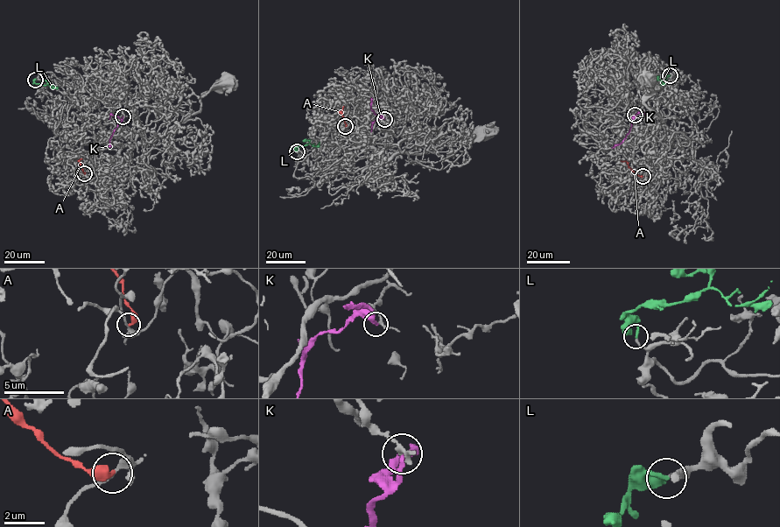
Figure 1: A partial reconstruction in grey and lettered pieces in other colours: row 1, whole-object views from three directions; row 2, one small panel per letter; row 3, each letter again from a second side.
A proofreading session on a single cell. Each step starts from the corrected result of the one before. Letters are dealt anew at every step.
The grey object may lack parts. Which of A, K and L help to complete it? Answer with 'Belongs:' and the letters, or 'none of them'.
Belongs: L

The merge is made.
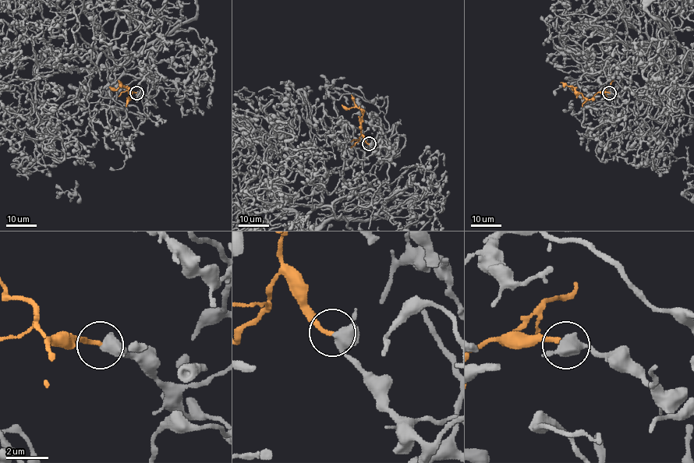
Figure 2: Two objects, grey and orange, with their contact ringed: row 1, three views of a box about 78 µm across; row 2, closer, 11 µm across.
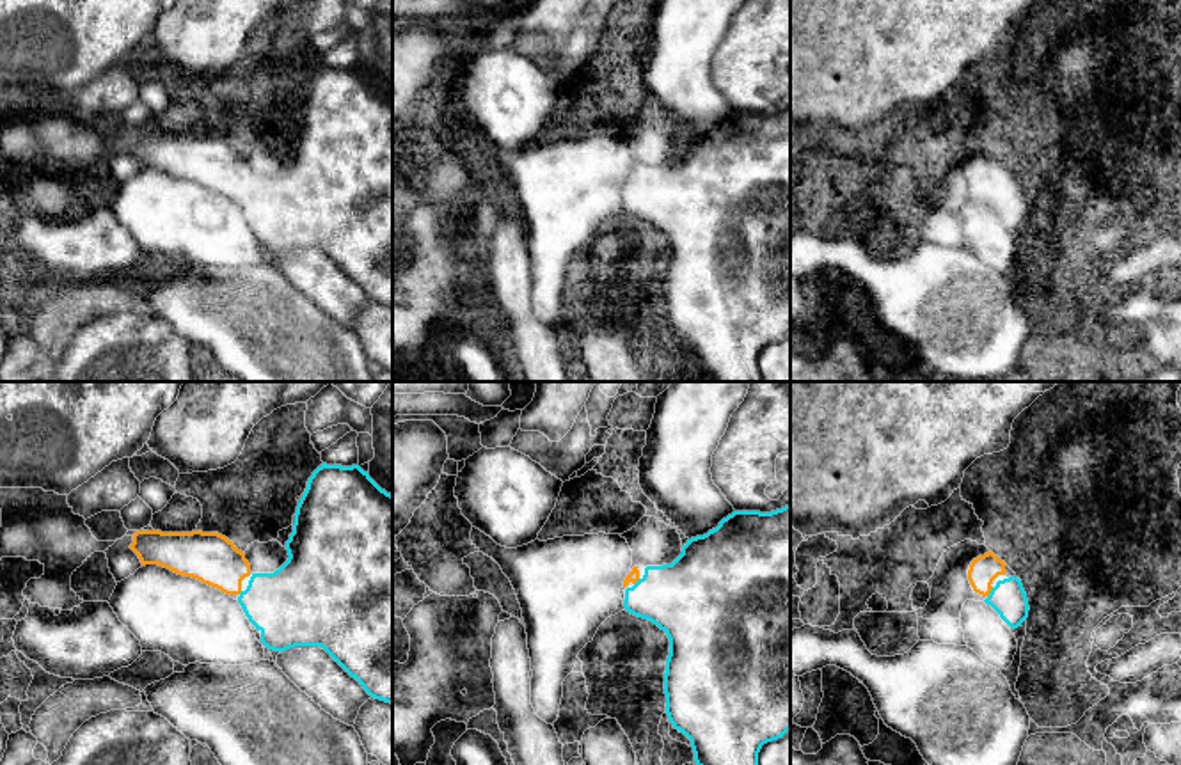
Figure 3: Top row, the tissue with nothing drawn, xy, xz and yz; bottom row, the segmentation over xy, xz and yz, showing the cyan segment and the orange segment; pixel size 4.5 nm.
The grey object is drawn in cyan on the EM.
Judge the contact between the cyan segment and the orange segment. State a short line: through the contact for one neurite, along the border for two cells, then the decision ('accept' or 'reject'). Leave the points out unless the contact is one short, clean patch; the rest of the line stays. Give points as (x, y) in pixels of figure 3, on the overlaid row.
line yz (1007, 597), (990, 593), (982, 586), (982, 570); accept

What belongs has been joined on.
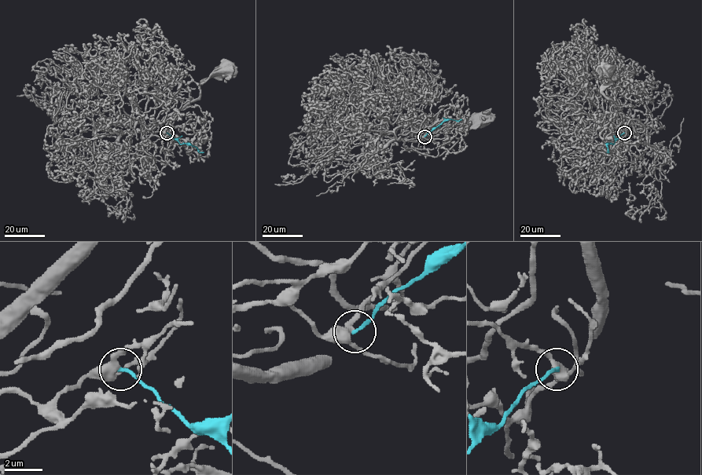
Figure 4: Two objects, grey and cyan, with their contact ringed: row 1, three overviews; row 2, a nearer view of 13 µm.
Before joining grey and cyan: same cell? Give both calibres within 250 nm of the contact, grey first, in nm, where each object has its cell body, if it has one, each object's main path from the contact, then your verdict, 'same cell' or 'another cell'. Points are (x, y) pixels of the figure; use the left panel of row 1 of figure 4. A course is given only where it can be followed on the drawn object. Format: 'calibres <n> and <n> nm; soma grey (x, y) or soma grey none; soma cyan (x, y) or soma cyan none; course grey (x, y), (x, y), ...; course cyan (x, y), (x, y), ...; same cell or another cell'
calibres 360 and 170 nm; soma grey (225, 69); soma cyan none; course grey (166, 133), (161, 138), (167, 136), (152, 133), (198, 97), (200, 85), (224, 69); course cyan (167, 133), (180, 144), (189, 144), (199, 152), (203, 152); another cell

